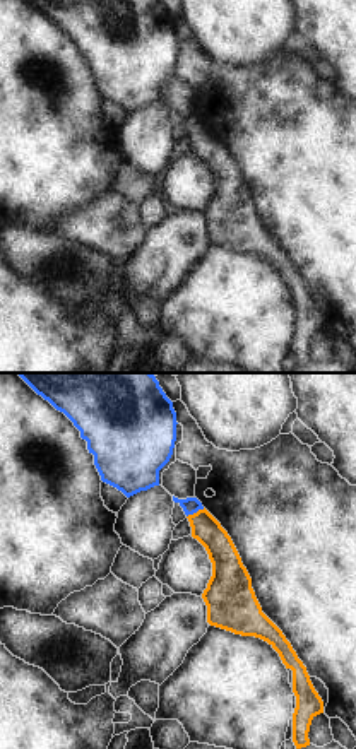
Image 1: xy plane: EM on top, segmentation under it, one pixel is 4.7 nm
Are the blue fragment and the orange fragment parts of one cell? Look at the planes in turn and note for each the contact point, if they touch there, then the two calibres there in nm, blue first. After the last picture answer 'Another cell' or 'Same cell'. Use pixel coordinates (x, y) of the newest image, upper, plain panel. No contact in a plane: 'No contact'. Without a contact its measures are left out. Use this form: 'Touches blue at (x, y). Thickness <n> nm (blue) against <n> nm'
Touches blue at (195, 129). Thickness 80 nm (blue) against 140 nm

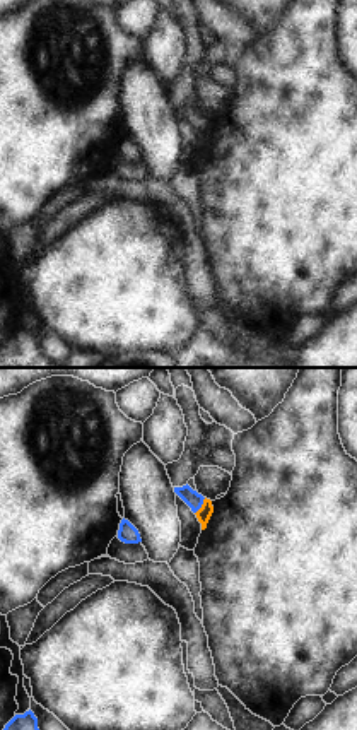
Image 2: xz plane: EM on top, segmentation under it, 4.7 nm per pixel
Touches blue at (200, 123). Thickness 80 nm (blue) against 70 nm

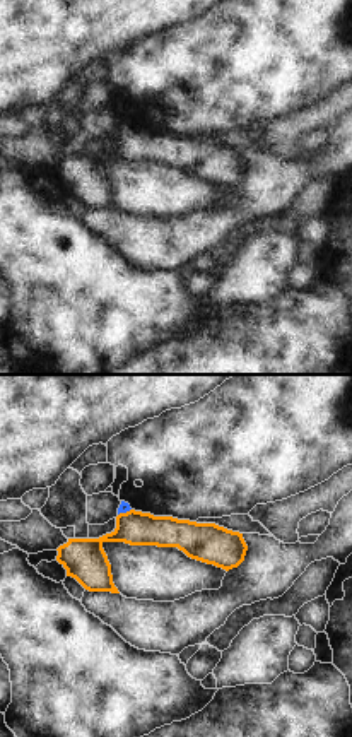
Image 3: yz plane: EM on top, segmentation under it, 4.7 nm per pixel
Touches blue at (123, 129). Thickness 50 nm (blue) against 160 nm

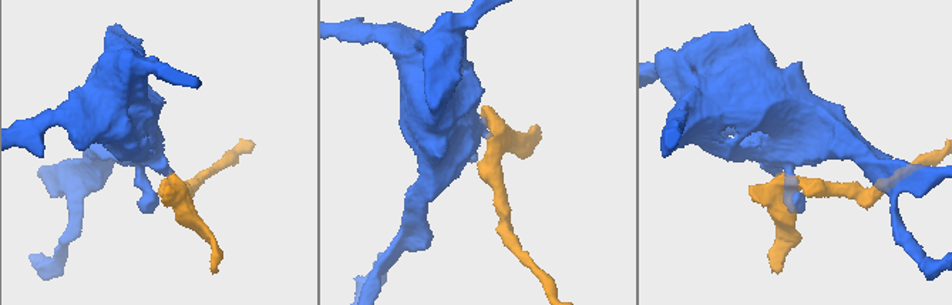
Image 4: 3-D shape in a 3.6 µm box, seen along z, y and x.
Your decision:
Same cell

